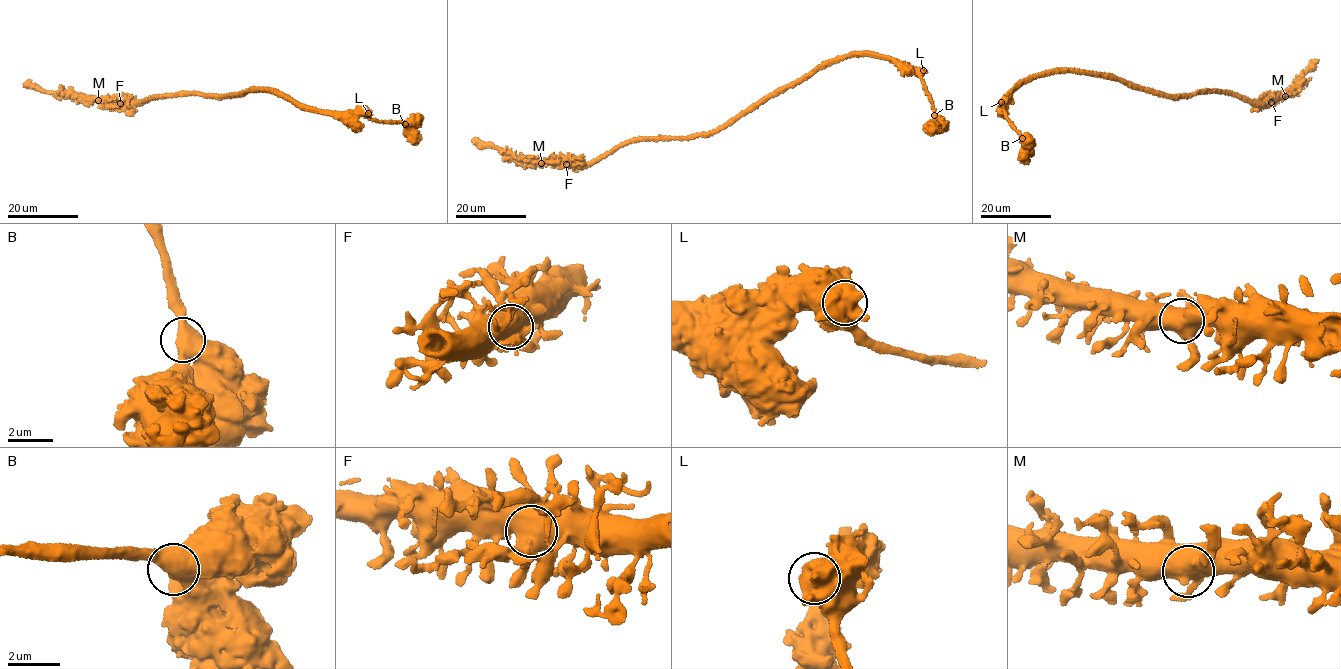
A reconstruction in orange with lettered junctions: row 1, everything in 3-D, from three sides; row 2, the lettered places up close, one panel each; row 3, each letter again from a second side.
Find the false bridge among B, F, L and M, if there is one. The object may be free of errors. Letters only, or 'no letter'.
no letter

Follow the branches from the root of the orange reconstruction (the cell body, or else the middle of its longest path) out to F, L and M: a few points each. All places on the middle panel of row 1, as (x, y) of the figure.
F: (736, 120), (710, 132), (683, 138), (639, 138), (591, 162), (566, 164)
L: (736, 120), (819, 69), (851, 56), (873, 55), (923, 70)
M: (736, 120), (710, 132), (683, 138), (639, 138), (583, 165), (550, 159), (541, 163)

